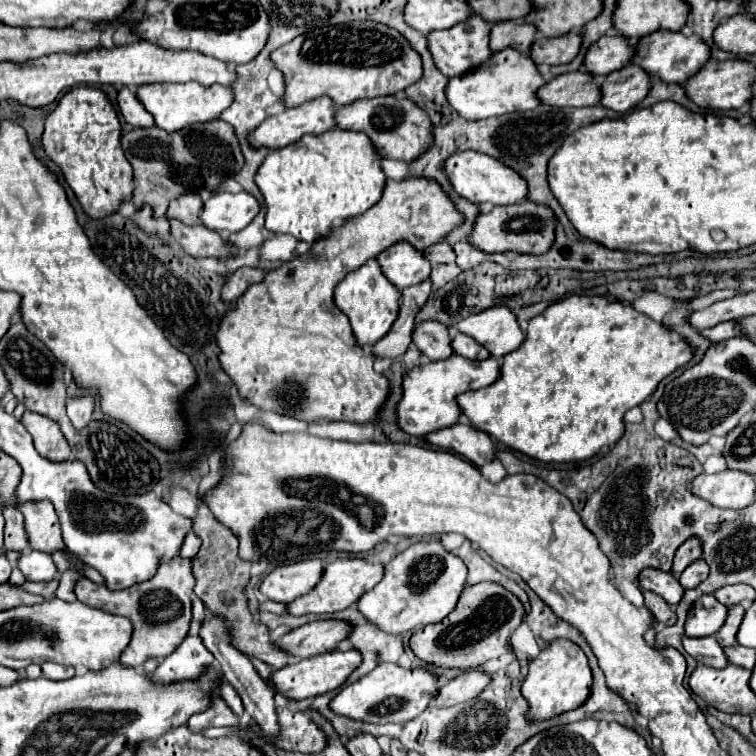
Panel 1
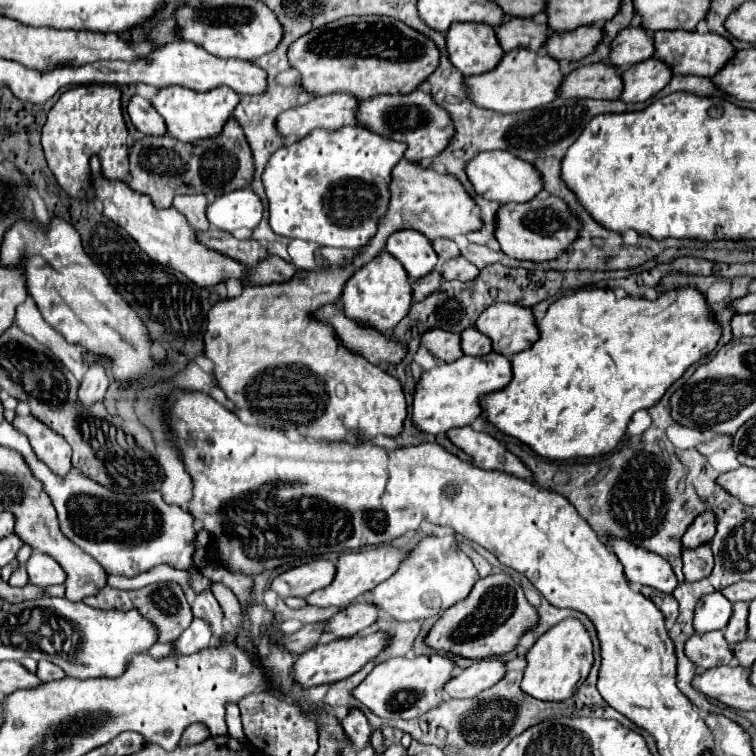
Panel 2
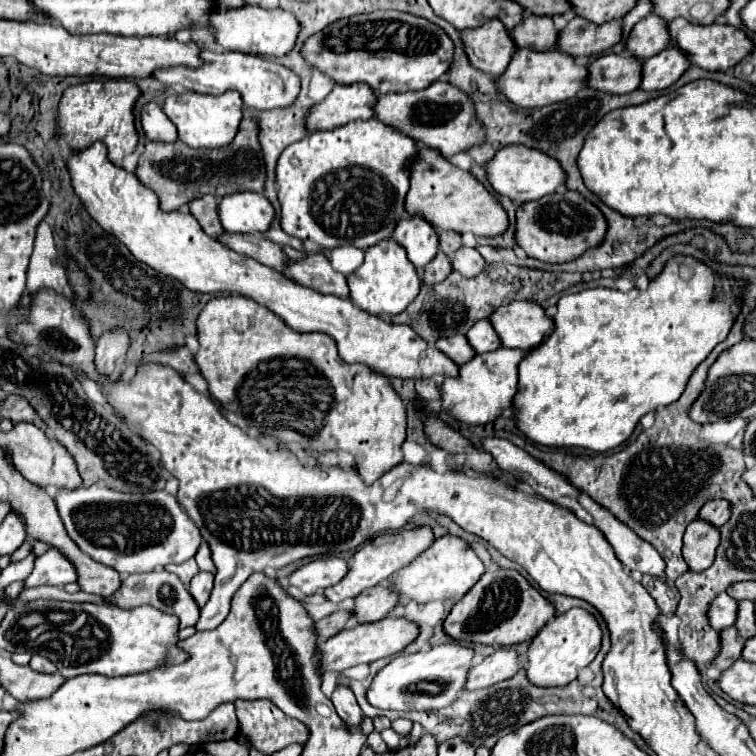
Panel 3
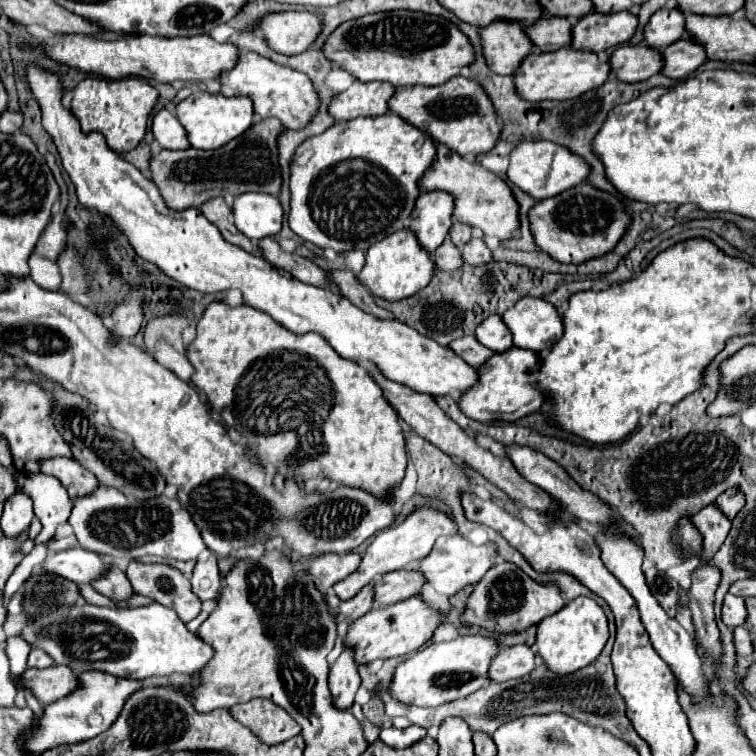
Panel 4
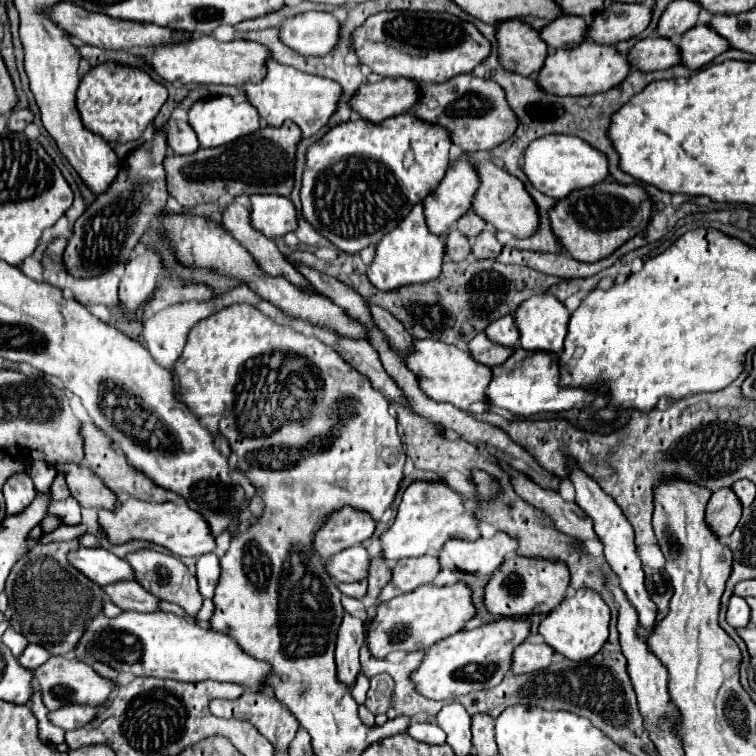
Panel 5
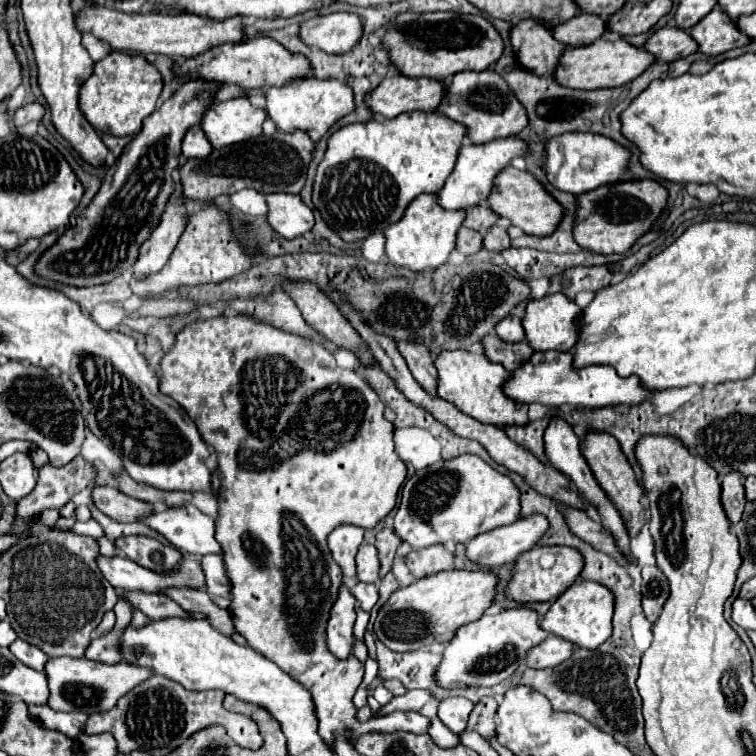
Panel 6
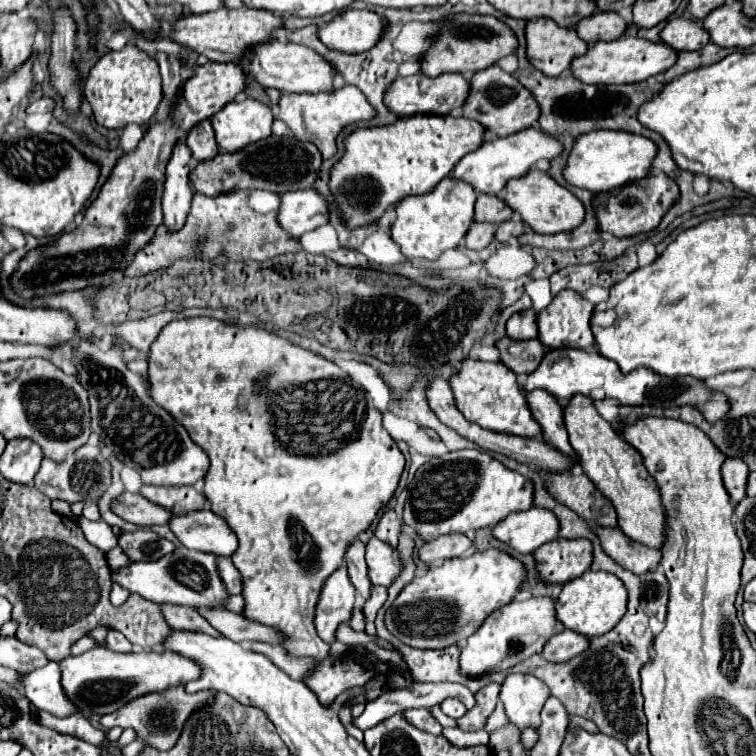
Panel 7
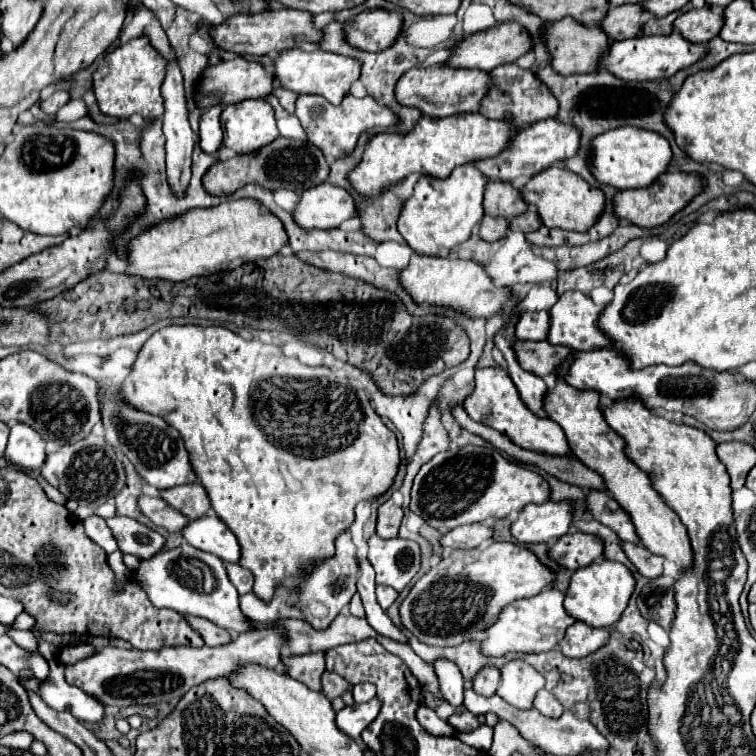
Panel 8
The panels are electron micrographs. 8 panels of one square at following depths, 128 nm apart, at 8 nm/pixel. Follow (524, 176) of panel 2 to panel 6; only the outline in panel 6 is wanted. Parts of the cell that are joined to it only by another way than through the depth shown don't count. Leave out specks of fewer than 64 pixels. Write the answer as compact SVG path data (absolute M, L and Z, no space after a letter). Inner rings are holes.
M568 132L564 136L554 136L544 144L546 158L542 162L542 170L546 172L548 182L570 194L590 192L604 184L614 184L622 174L628 172L628 158L630 152L620 146L618 142L590 132Z

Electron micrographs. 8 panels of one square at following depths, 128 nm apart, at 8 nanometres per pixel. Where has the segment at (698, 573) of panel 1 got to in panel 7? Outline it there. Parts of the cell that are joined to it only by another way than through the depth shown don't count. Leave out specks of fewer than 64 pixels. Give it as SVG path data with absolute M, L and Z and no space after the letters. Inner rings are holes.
M728 458L722 464L722 478L724 478L724 486L726 486L728 494L730 494L730 500L736 506L746 496L748 466L738 458Z

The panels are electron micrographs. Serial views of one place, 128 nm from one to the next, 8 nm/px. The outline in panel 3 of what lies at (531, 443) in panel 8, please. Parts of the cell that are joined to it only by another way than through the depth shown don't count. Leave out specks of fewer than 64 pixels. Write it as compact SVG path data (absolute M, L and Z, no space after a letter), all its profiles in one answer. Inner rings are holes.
M102 142L92 144L84 152L70 154L68 170L74 192L84 202L88 214L106 232L124 242L136 260L146 262L164 276L180 280L186 288L194 292L230 292L248 296L260 306L270 308L296 332L324 332L332 336L338 344L342 360L368 364L384 376L430 378L436 374L458 374L458 366L438 348L428 346L412 328L404 324L390 324L378 316L358 310L350 300L312 292L310 288L280 276L280 272L258 264L256 260L232 252L218 240L210 238L190 212L164 212L150 188L136 180L134 174L114 166L108 160L106 146Z

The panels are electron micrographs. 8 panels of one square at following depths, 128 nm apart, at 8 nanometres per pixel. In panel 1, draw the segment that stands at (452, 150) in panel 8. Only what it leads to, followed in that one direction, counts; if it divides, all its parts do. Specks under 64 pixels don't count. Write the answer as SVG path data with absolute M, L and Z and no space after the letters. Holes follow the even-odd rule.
M328 130L270 150L254 182L266 202L266 228L314 244L318 238L328 236L332 226L378 204L386 178L380 168L380 154L376 154L368 136L362 132Z

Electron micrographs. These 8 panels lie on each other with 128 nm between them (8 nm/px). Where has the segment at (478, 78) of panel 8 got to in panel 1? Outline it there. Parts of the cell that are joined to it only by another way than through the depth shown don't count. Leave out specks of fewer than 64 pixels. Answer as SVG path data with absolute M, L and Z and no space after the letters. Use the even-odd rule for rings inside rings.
M326 96L308 104L288 108L282 114L266 118L248 134L254 148L284 148L306 134L322 134L334 128L334 104Z

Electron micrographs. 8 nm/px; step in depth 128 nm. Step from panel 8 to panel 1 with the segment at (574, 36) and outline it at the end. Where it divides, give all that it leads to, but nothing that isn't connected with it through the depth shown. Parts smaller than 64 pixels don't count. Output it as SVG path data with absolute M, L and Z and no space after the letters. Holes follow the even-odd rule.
M472 14L468 20L452 26L452 28L430 32L428 34L428 50L432 52L432 60L434 60L436 68L444 76L452 78L452 76L462 76L464 72L470 72L472 68L482 66L492 56L492 50L488 46L488 32L490 32L490 24L484 22L476 14Z

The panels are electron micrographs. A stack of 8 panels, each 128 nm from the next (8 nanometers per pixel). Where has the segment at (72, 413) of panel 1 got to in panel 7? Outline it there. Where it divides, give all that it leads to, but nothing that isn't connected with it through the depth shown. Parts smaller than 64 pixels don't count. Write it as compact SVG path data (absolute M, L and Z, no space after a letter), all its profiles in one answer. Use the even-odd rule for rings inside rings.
M182 142L176 144L174 154L168 162L166 170L166 190L162 198L164 206L164 226L168 230L180 230L186 224L186 216L190 212L190 200L192 200L192 188L190 188L190 152Z

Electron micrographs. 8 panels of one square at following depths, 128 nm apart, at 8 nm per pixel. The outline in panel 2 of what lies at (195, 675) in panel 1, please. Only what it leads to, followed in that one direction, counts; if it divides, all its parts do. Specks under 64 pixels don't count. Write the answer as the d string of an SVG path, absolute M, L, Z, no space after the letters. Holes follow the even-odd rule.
M194 618L194 622L178 636L178 640L174 642L174 654L178 656L190 656L190 654L196 654L204 648L210 646L210 640L212 640L212 632L210 632L210 626L204 622L204 620L198 620Z

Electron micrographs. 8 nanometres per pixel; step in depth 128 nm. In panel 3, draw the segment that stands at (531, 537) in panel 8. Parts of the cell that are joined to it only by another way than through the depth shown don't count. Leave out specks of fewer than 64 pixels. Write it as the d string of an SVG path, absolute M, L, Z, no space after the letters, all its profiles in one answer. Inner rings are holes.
M444 534L442 538L434 540L416 560L404 566L396 576L390 578L392 590L398 594L398 604L406 606L410 600L428 604L432 600L460 600L484 574L484 564L478 560L474 550L458 536Z

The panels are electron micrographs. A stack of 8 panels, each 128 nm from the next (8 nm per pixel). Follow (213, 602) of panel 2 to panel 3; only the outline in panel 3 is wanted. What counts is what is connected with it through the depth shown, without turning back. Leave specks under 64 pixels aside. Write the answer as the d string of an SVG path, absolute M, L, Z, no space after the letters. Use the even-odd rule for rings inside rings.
M198 572L198 574L192 578L190 594L192 594L192 598L196 600L196 604L198 604L200 608L208 602L208 596L210 596L210 592L212 592L212 584L214 584L214 576L208 574L208 572Z

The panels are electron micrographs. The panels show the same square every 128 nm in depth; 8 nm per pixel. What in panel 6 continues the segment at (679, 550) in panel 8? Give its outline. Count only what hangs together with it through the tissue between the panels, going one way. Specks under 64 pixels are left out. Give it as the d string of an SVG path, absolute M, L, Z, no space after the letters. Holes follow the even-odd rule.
M590 432L584 440L584 458L590 464L590 470L594 472L598 484L602 486L602 490L610 496L610 500L618 506L618 510L624 516L626 528L630 532L630 536L636 536L640 532L640 528L644 526L644 506L642 506L642 494L644 488L638 484L632 466L628 464L624 452L620 452L620 446L616 444L614 436L602 434L602 432Z

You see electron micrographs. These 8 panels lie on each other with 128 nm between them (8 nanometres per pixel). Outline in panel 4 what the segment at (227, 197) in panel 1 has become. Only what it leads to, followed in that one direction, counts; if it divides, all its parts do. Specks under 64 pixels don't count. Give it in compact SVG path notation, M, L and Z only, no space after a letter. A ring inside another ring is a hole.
M250 192L234 198L232 216L234 216L236 228L244 236L248 236L250 240L260 240L280 232L284 212L276 196Z

